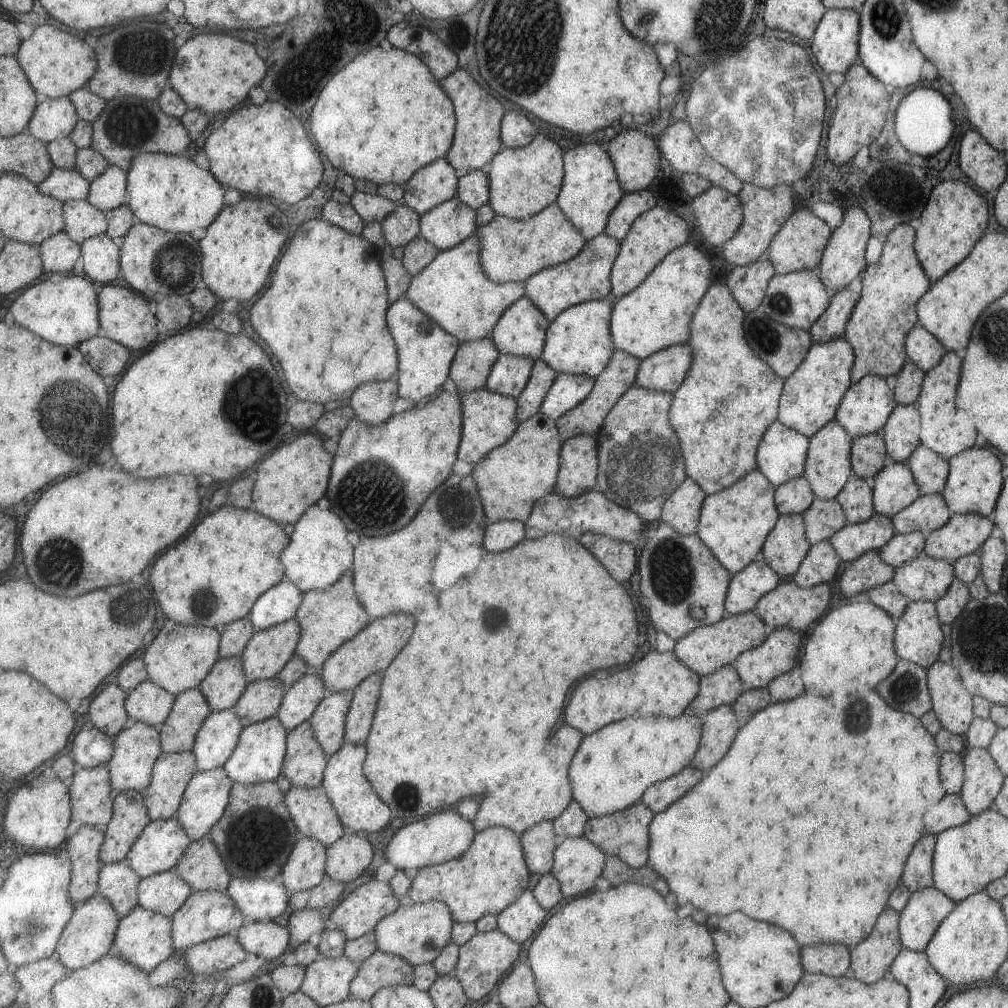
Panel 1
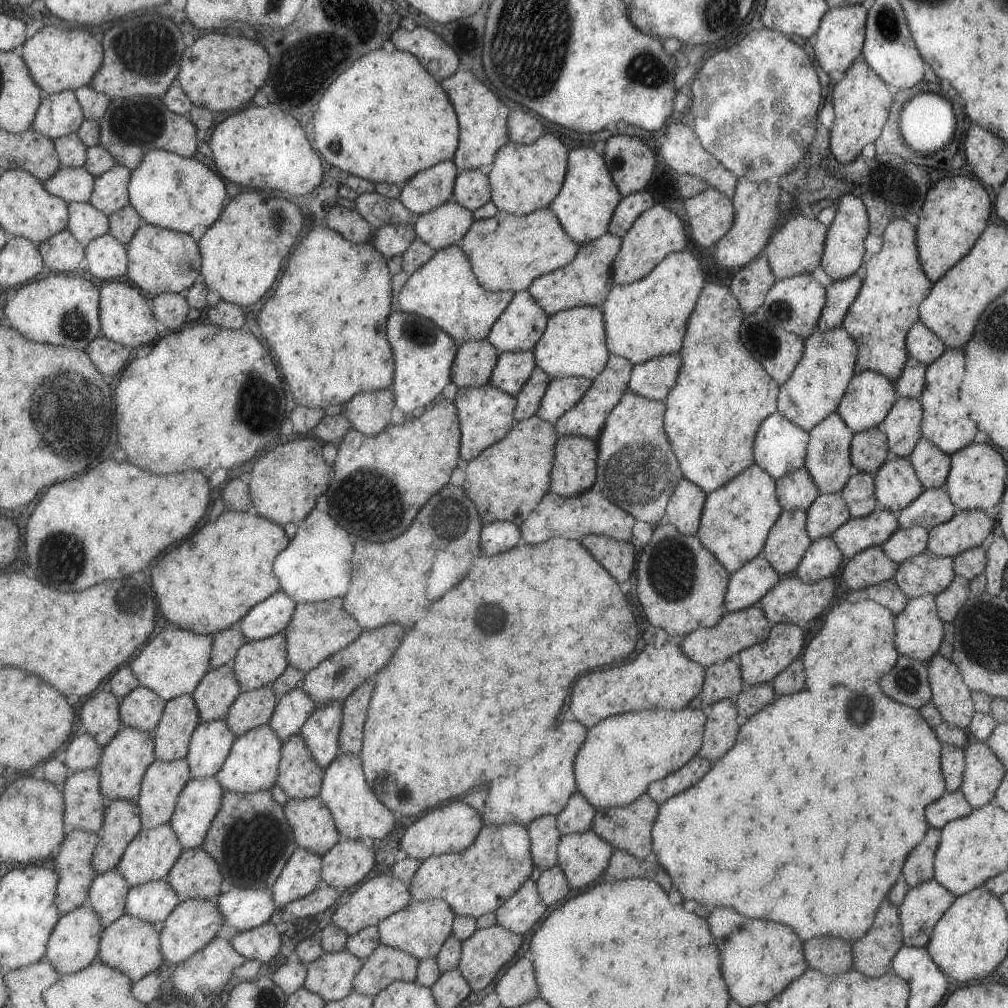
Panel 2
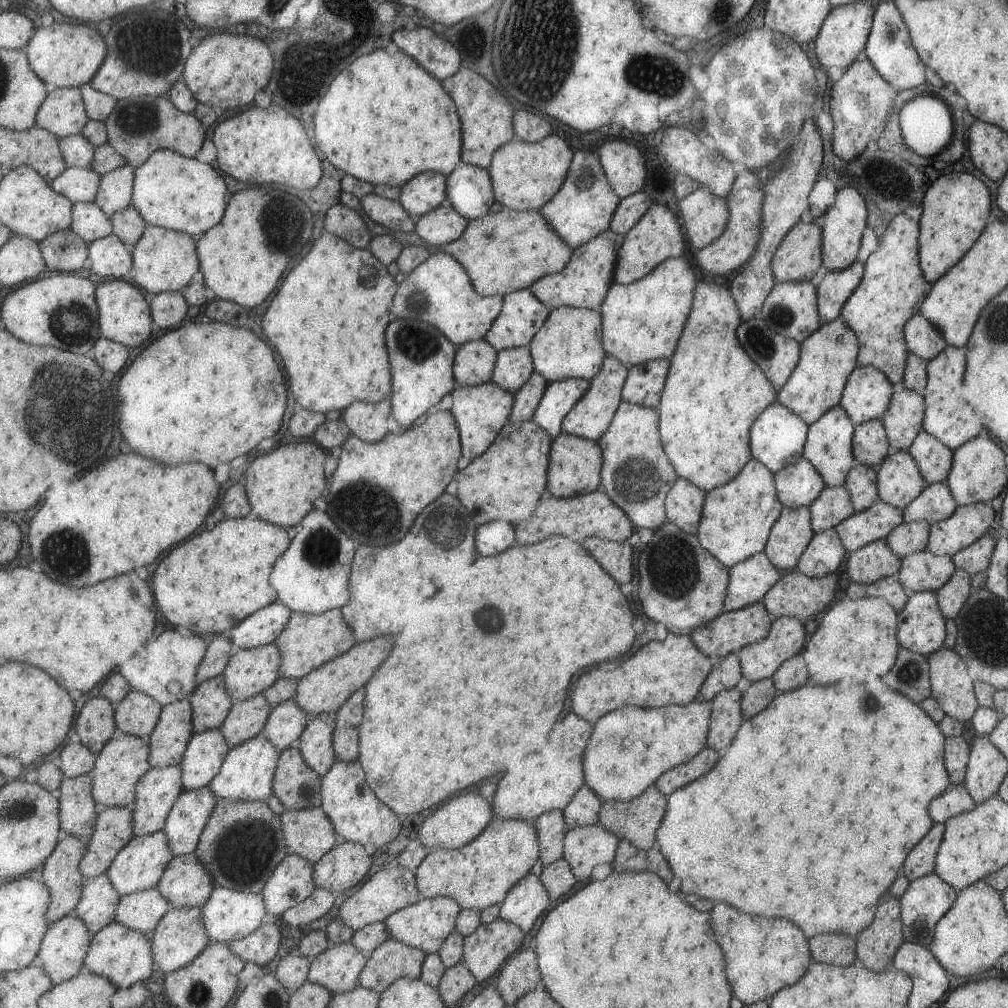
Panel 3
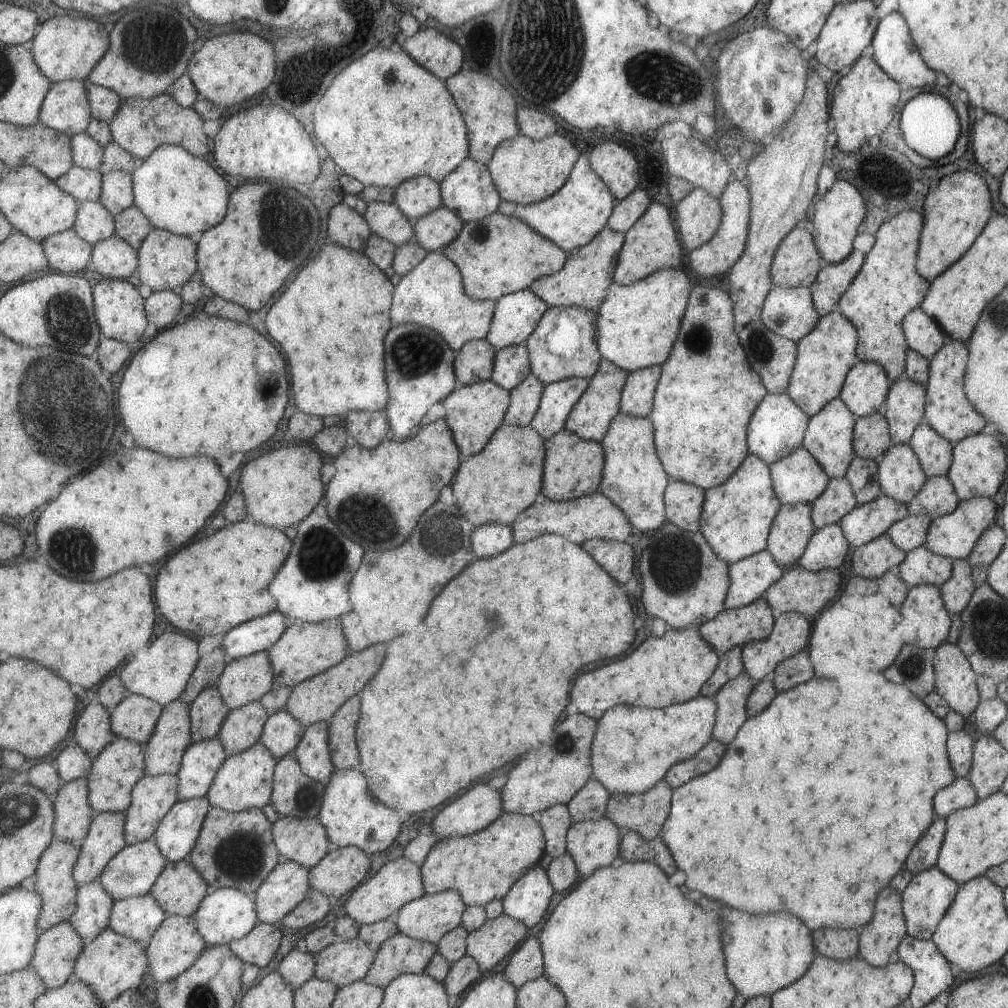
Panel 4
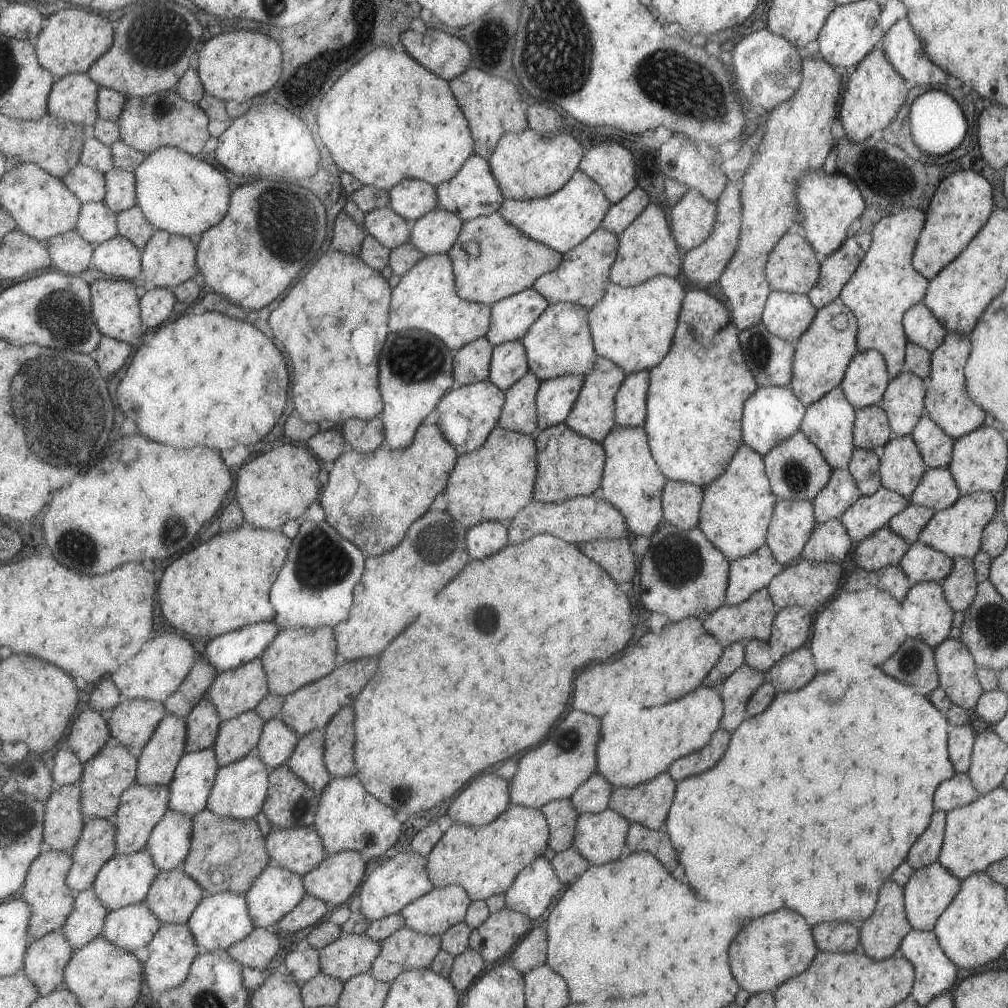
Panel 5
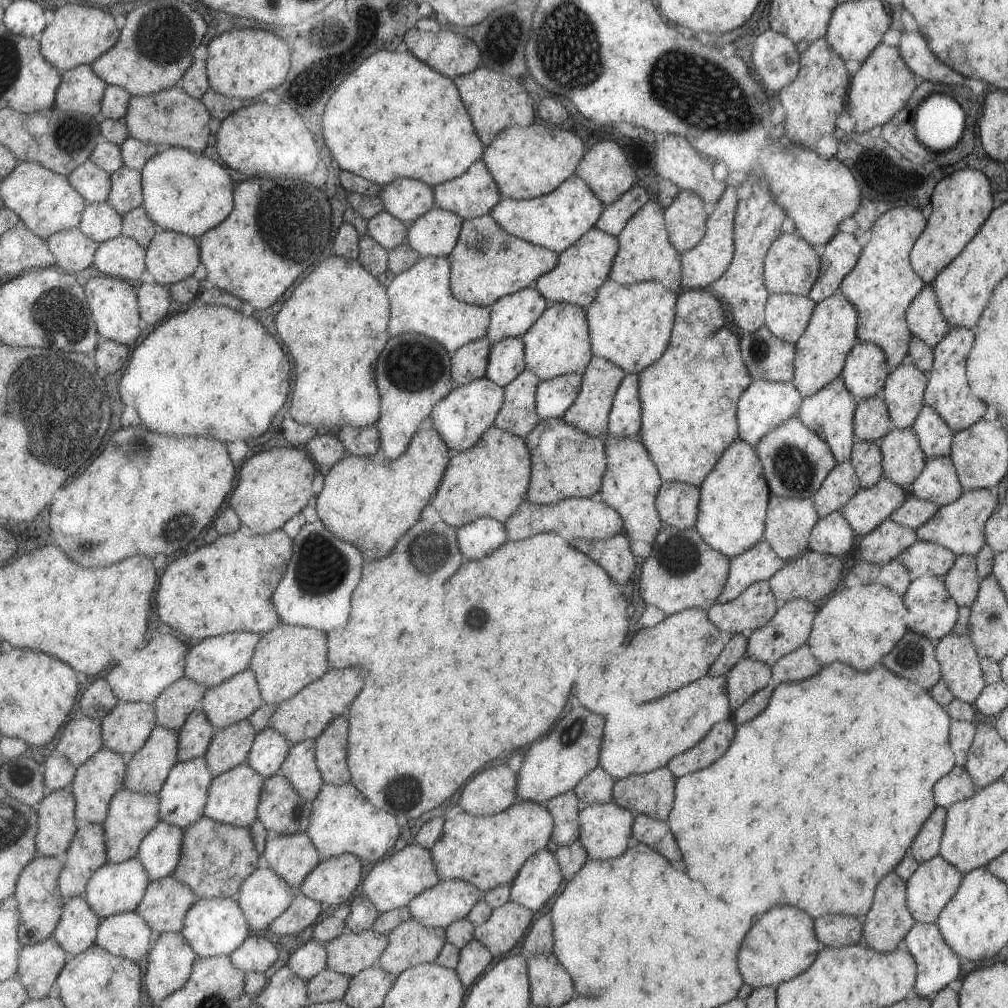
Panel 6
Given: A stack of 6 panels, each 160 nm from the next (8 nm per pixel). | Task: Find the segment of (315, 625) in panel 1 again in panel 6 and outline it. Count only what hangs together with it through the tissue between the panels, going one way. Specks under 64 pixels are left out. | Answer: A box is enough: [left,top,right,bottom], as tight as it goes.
[250,624,332,705]

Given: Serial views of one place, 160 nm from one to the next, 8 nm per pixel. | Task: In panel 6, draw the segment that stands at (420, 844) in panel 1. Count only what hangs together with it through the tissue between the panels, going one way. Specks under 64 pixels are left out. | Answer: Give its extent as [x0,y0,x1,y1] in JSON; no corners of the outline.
[458,764,517,816]

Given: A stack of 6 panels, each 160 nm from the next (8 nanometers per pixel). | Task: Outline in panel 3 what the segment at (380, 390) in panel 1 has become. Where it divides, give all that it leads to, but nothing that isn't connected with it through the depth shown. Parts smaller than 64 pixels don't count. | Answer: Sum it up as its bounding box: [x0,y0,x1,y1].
[342,396,394,443]

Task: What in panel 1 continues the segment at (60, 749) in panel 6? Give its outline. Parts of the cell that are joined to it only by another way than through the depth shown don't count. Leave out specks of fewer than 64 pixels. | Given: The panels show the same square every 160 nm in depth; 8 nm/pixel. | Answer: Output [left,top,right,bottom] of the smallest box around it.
[90,682,131,738]

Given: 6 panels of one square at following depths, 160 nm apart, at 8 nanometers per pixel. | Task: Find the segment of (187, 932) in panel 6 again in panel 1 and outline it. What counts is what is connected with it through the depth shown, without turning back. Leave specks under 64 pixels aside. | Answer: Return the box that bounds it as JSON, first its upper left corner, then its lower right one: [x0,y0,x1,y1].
[228,877,291,922]

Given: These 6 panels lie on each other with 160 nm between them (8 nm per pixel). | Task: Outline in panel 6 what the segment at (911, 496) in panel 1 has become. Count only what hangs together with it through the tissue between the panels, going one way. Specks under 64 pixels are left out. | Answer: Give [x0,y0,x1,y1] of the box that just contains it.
[874,427,926,484]

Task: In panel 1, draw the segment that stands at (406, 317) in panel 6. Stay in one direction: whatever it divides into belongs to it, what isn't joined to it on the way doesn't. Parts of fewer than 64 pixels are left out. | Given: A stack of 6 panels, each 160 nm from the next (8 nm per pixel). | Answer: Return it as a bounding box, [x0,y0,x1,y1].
[406,233,525,344]

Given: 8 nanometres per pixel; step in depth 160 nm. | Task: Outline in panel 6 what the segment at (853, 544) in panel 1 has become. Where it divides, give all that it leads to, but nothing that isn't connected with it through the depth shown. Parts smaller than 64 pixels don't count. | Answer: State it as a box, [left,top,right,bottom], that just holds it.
[839,476,904,536]

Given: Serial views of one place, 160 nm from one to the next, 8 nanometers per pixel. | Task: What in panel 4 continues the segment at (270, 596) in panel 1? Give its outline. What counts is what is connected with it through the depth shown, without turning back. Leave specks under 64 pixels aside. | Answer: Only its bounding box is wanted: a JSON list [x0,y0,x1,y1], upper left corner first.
[221,609,288,660]

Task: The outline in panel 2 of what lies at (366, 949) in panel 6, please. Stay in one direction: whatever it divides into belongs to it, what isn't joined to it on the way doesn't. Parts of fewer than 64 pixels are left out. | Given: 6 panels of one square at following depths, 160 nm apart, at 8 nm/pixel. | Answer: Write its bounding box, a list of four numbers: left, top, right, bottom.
[305,949,364,1002]

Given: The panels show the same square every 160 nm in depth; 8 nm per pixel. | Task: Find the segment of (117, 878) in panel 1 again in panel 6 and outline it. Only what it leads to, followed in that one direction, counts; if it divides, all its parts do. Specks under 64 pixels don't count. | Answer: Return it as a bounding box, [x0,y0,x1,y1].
[53,894,102,956]

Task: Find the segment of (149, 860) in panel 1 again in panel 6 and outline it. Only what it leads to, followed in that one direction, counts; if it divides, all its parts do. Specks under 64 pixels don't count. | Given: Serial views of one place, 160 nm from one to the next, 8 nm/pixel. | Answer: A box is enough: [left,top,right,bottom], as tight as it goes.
[86,856,151,919]

